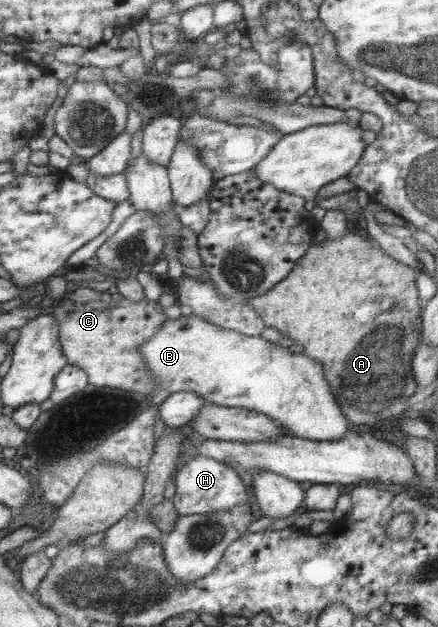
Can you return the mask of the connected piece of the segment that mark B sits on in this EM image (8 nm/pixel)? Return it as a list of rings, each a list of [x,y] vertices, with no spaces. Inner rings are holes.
[[[192,313],[189,316],[181,316],[178,319],[168,318],[168,323],[164,324],[164,327],[161,327],[160,331],[156,332],[156,335],[152,336],[150,340],[144,344],[140,344],[139,349],[142,350],[144,360],[148,363],[148,369],[152,371],[152,377],[156,377],[156,392],[164,391],[164,389],[171,392],[194,391],[194,393],[198,393],[208,404],[244,408],[264,414],[270,417],[270,419],[273,419],[273,421],[276,421],[280,425],[280,429],[284,429],[284,433],[289,436],[304,437],[304,439],[311,439],[312,441],[340,441],[340,438],[344,437],[351,429],[351,422],[348,421],[347,415],[340,409],[340,404],[336,401],[336,395],[332,393],[332,387],[330,387],[324,373],[324,367],[322,367],[320,361],[311,359],[303,355],[303,353],[296,354],[290,351],[289,348],[279,346],[266,341],[261,335],[247,336],[244,333],[224,329],[220,325],[214,325],[214,323],[206,321],[202,316]]]

